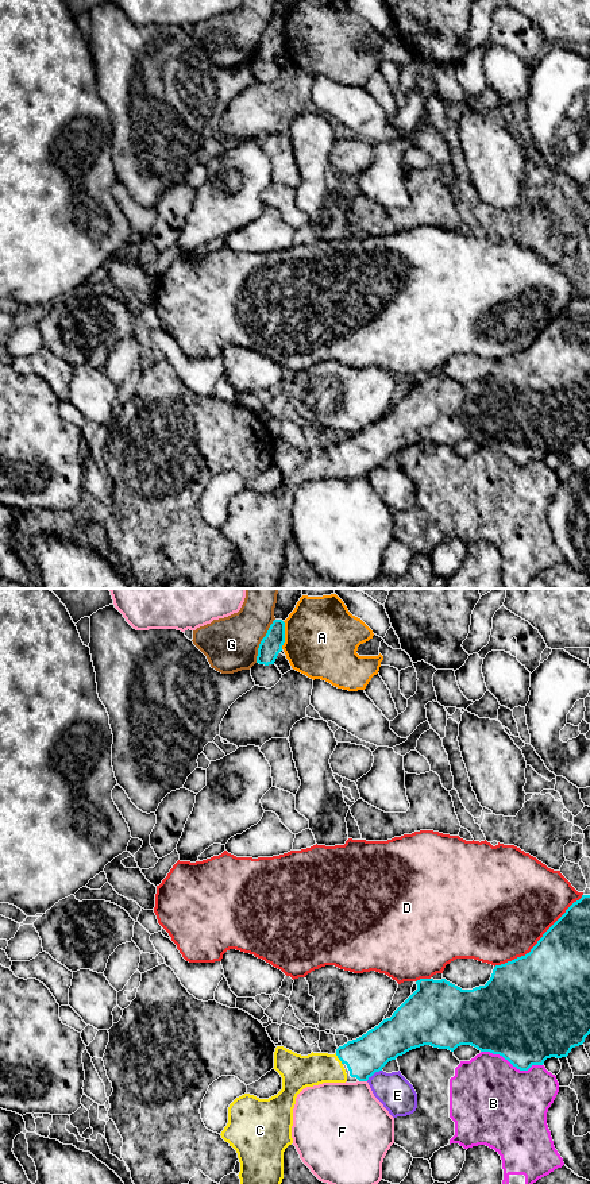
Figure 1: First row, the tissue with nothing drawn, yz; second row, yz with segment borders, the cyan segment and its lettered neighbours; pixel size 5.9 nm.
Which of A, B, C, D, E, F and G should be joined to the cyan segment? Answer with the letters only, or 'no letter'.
C

